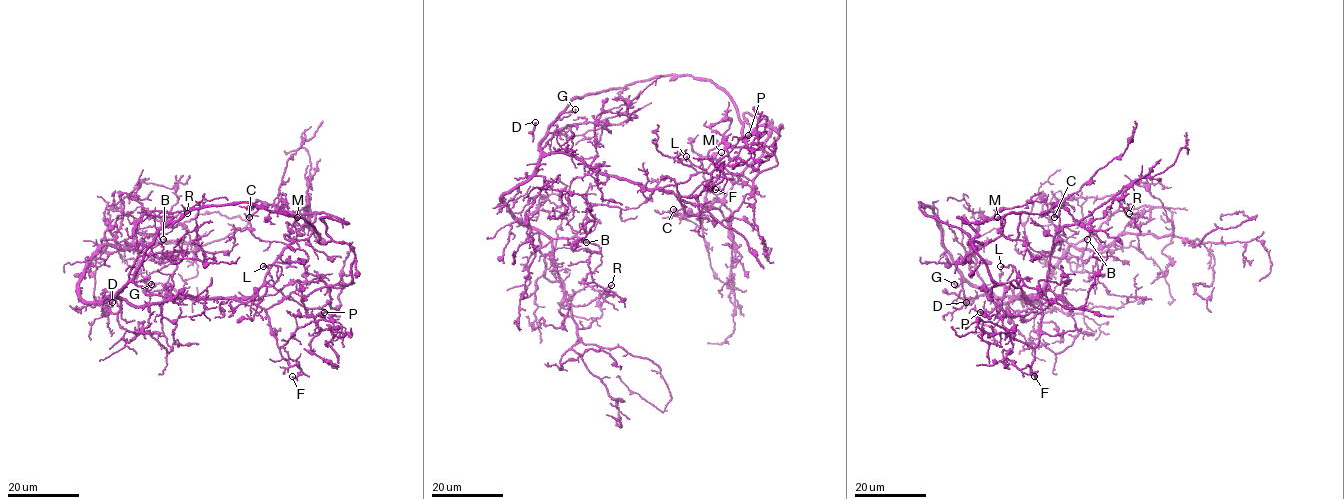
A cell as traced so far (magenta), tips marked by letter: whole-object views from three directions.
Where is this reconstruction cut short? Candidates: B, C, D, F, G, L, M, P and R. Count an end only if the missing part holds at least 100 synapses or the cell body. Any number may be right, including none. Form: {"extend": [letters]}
{"extend": ["D"]}

